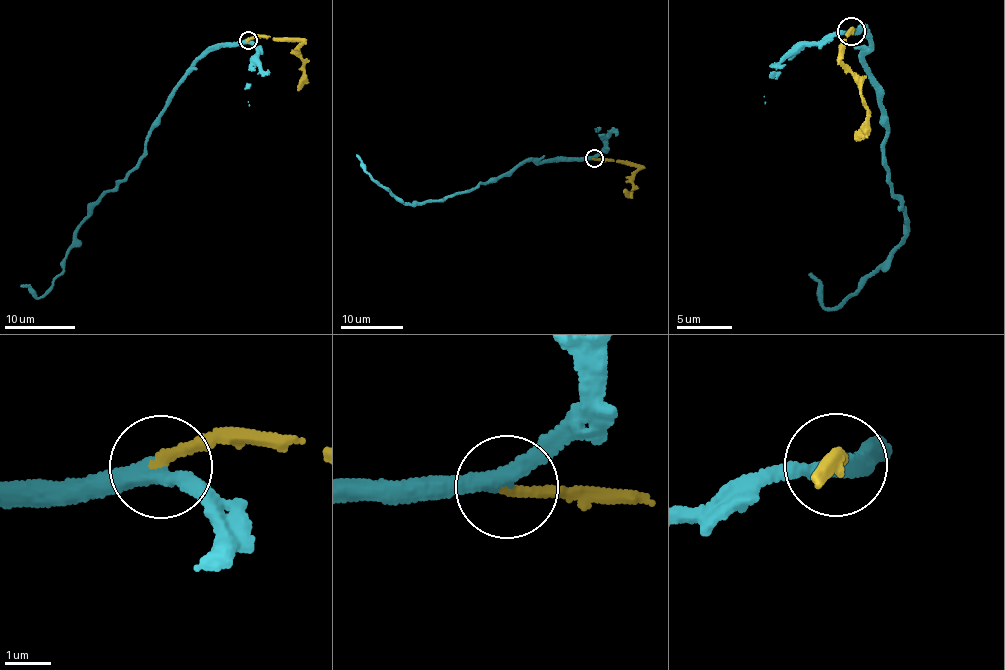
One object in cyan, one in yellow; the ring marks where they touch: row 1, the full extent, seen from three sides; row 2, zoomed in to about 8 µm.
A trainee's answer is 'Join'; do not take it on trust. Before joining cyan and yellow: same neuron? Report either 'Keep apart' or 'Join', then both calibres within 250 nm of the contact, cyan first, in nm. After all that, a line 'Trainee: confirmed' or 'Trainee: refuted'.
Join. Thickness 320 nm (cyan) against 280 nm
Trainee: confirmed

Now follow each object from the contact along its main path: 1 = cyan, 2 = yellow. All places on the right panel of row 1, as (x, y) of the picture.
1: (851, 30), (863, 23), (871, 42), (865, 62), (906, 238), (834, 307), (825, 308), (809, 272)
2: (851, 30), (838, 53), (867, 106), (867, 129), (855, 139)

